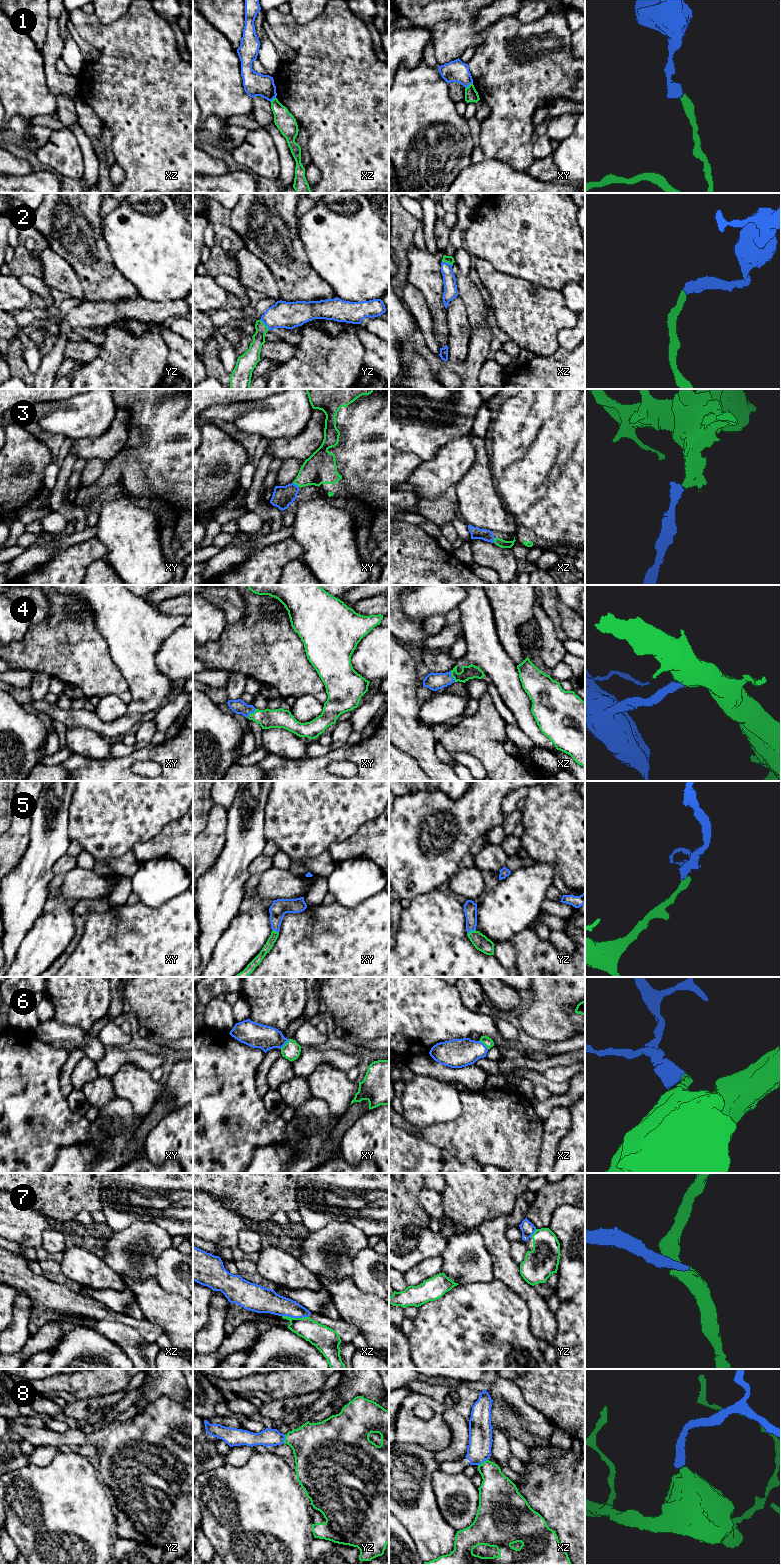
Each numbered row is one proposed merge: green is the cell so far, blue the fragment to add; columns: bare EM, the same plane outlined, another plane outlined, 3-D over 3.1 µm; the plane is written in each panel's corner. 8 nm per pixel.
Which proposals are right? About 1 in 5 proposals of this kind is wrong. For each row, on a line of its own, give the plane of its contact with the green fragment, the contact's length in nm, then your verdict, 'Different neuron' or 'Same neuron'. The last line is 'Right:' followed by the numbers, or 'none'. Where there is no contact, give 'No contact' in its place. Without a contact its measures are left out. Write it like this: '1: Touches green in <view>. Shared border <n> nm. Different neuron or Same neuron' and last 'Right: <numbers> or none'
1: Touches green in xy. Shared border 80 nm. Different neuron
2: Touches green in xz. Shared border 90 nm. Same neuron
3: Touches green in xy. Shared border 60 nm. Same neuron
4: Touches green in xy. Shared border 100 nm. Same neuron
5: Touches green in yz. Shared border 80 nm. Same neuron
6: Touches green in xy. Shared border 110 nm. Same neuron
7: Touches green in xz. Shared border 220 nm. Same neuron
8: Touches green in xz. Shared border 90 nm. Same neuron
Right: 2, 3, 4, 5, 6, 7, 8

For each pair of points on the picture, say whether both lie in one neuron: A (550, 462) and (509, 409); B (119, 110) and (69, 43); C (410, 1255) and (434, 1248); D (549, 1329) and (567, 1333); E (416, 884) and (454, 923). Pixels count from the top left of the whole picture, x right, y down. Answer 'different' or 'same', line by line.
A: same
B: different
C: same
D: different
E: different

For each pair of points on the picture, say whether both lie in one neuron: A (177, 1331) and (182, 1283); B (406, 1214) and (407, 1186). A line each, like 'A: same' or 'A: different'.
A: different
B: same

